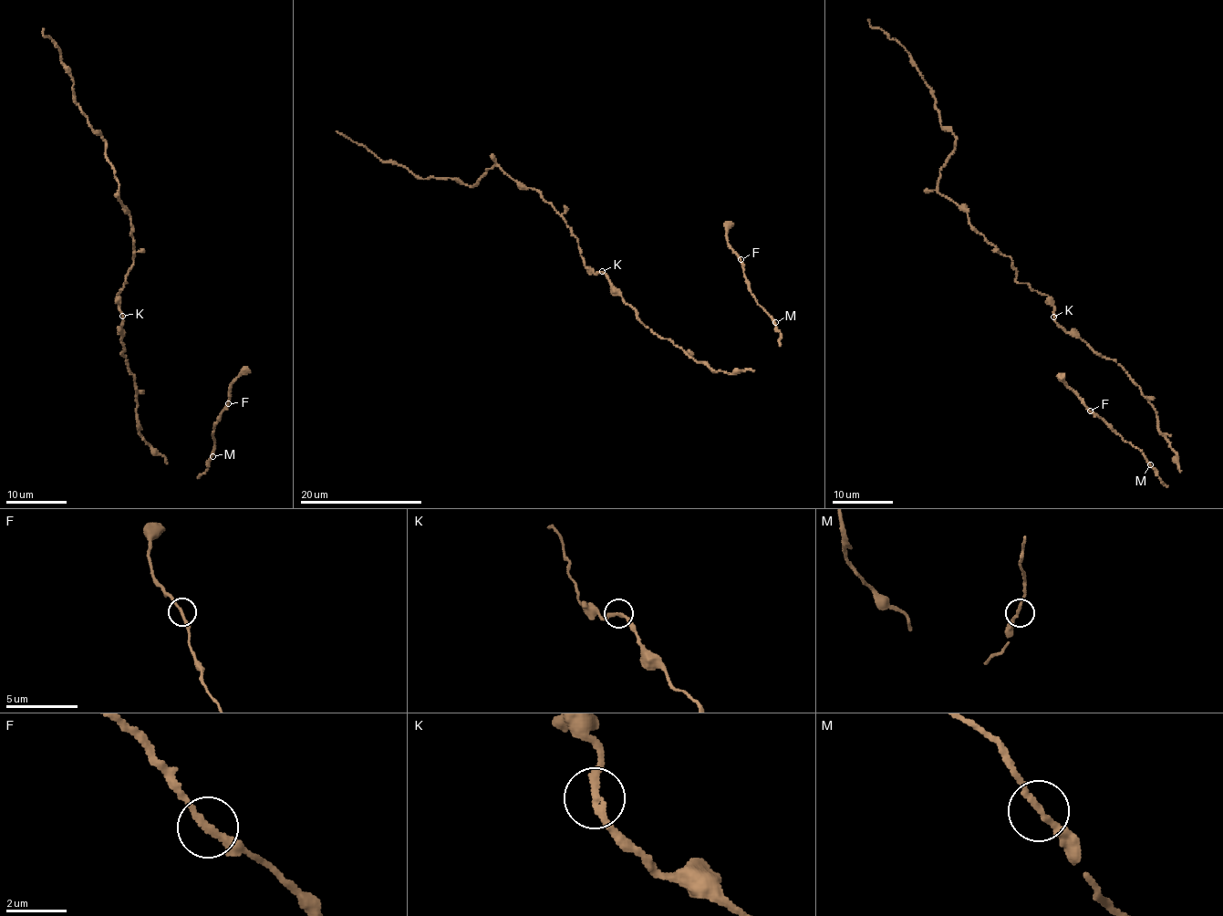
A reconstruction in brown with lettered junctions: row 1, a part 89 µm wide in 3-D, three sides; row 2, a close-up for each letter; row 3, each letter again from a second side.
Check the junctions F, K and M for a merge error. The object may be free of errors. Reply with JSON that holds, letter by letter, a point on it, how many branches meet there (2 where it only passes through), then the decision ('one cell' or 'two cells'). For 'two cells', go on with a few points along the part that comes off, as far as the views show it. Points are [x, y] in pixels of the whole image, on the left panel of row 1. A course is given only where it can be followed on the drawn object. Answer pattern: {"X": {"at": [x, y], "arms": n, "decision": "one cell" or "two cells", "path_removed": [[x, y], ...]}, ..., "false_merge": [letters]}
{"F": {"at": [228, 403], "arms": 2, "decision": "one cell"}, "K": {"at": [122, 316], "arms": 2, "decision": "one cell"}, "M": {"at": [212, 456], "arms": 2, "decision": "one cell"}, "false_merge": []}

